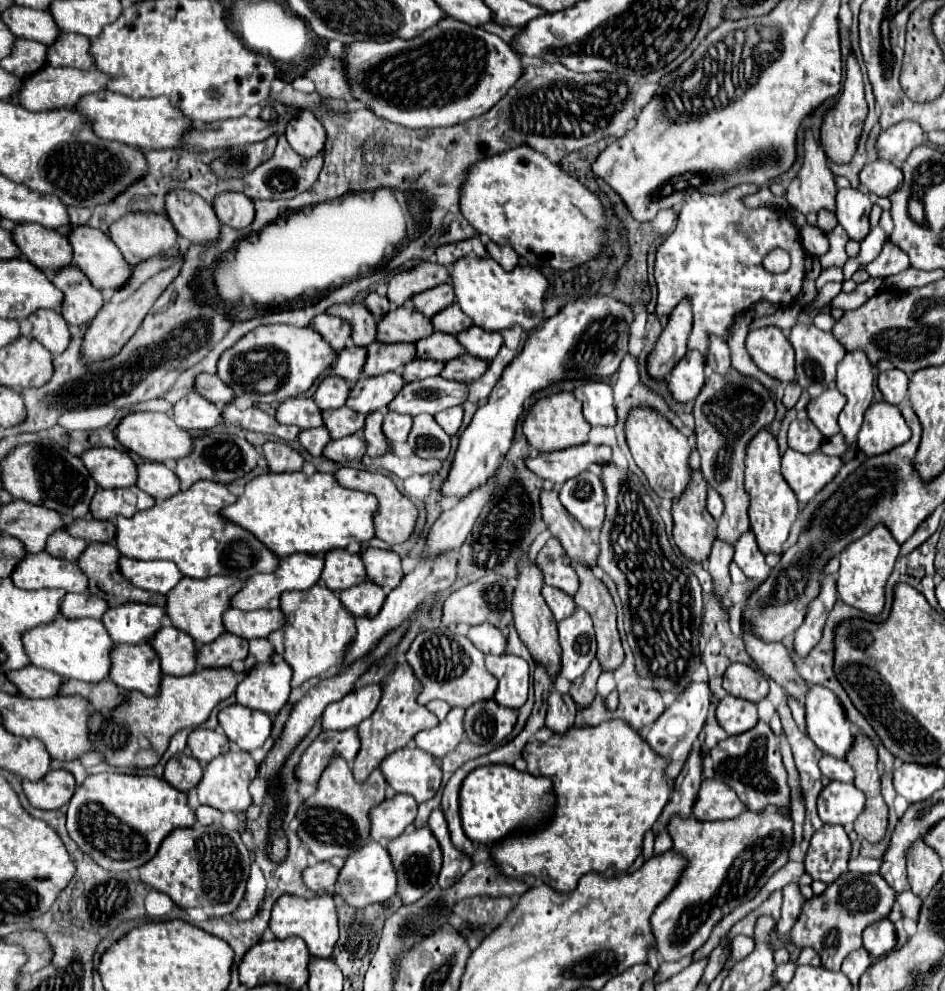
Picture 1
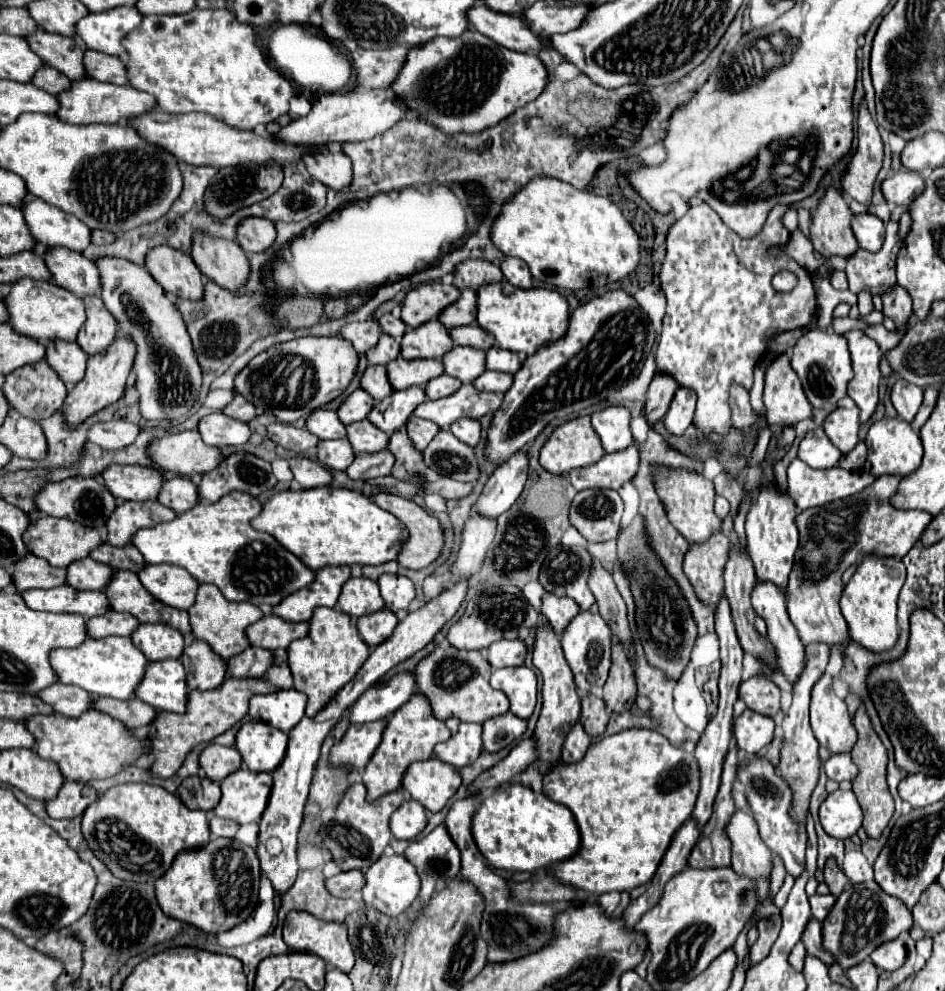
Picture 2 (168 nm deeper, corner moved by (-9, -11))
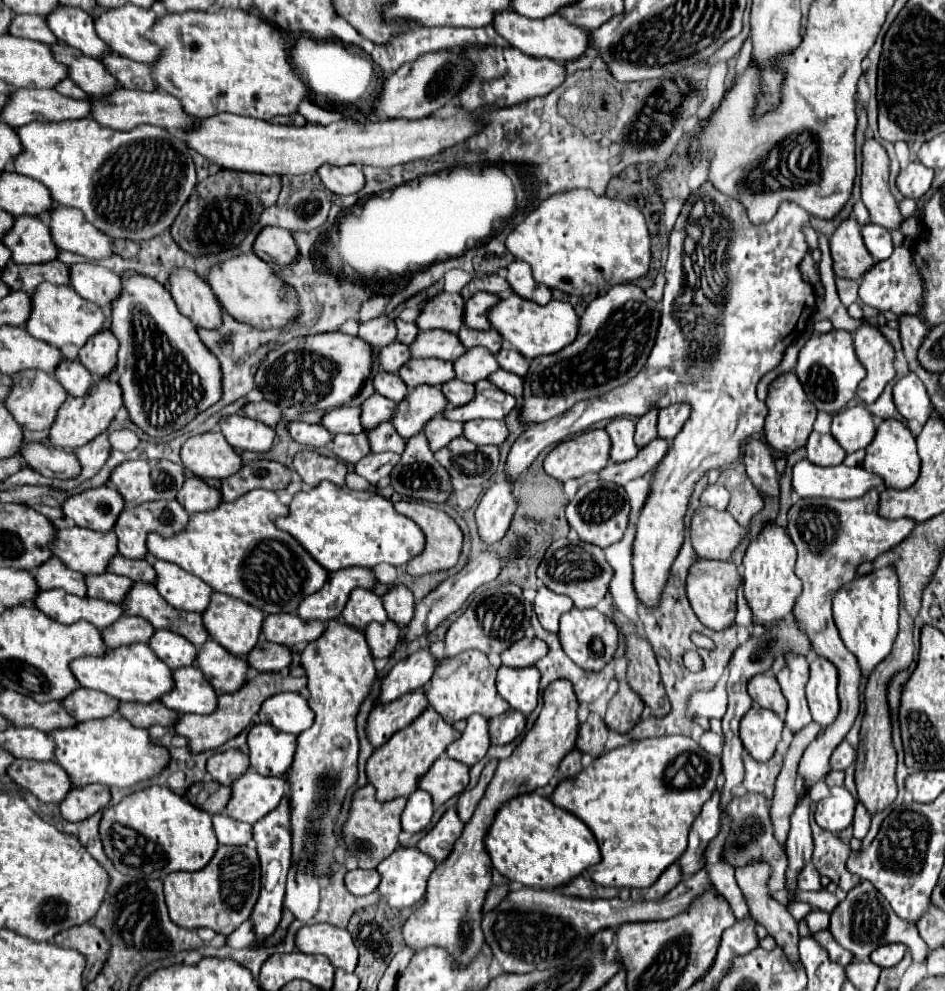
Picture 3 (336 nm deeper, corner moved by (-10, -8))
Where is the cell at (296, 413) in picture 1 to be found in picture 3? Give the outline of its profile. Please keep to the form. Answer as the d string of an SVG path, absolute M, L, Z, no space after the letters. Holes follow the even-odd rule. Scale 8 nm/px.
M348 405L336 407L336 409L332 409L330 413L324 415L322 425L332 435L336 435L336 433L352 433L352 435L356 435L356 433L364 431L364 427L360 423L360 413L362 413L362 407L348 407Z

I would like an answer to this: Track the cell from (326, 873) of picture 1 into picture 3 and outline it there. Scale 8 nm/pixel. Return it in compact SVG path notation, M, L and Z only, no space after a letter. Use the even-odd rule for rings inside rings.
M352 869L346 875L346 889L350 889L350 893L354 895L368 895L372 891L376 891L376 887L380 885L380 875L378 871L366 871L366 869Z

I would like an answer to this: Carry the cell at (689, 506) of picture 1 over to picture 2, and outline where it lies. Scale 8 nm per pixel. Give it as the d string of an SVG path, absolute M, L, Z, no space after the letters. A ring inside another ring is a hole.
M715 532L703 544L691 544L685 554L683 570L705 604L717 606L723 594L723 568L727 554L729 538L723 532Z

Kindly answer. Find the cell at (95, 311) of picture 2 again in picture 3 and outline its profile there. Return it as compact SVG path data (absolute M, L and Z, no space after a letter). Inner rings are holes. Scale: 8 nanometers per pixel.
M106 327L102 333L94 335L78 353L78 361L96 377L104 379L108 377L116 367L116 353L118 353L118 341L114 341L114 335Z

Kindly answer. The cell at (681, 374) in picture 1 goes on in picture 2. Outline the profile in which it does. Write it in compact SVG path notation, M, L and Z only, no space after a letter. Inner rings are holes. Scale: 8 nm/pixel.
M679 388L665 414L665 428L671 434L681 436L693 422L695 404L697 404L697 394L693 394L691 388Z

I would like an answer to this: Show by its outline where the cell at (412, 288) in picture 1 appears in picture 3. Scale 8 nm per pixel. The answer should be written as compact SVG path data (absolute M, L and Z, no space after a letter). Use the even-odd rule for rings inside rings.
M440 293L436 295L420 313L416 319L418 329L430 331L430 329L444 329L458 333L464 325L464 299L460 295Z

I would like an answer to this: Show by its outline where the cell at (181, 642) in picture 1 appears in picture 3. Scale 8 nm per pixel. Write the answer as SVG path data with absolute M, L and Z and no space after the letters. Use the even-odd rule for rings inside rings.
M208 639L202 649L198 649L196 665L220 693L238 691L246 683L246 673L250 667L246 659L234 657L212 639Z

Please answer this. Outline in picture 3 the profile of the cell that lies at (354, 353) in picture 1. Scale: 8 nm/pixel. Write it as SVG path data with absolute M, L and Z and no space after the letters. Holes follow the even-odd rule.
M380 371L374 377L374 387L380 395L384 395L392 401L402 401L408 395L406 383L398 375L392 375L392 373L386 373L386 371Z

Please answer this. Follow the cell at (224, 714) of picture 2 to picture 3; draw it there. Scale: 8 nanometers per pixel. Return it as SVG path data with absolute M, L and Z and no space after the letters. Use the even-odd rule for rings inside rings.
M258 673L240 691L220 695L218 709L214 711L214 715L212 713L210 715L182 715L180 721L176 723L176 733L190 739L188 747L194 753L216 749L216 747L224 745L226 741L234 739L246 727L250 727L254 715L260 711L262 703L268 697L282 693L282 691L300 691L302 687L306 687L306 683L308 683L306 677L292 677L292 675L282 675L282 673Z

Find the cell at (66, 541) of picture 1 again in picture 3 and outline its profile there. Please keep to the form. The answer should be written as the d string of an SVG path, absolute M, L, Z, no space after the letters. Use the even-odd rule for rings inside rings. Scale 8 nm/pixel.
M102 573L98 577L86 577L86 585L88 585L88 597L120 605L124 603L124 597L128 595L132 581L126 577L118 577L114 573Z

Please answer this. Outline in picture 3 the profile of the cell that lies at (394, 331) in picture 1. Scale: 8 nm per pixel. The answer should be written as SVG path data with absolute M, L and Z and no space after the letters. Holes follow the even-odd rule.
M434 329L434 331L422 331L414 345L410 345L410 351L414 357L434 357L434 359L444 359L444 361L456 361L466 353L466 347L458 339L456 333Z

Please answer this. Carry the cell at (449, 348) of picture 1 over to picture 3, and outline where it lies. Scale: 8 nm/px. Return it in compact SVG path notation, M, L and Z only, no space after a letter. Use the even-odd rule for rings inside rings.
M474 347L466 351L466 357L460 357L454 363L456 377L466 383L478 383L482 379L488 379L492 373L500 369L496 357L482 347Z

